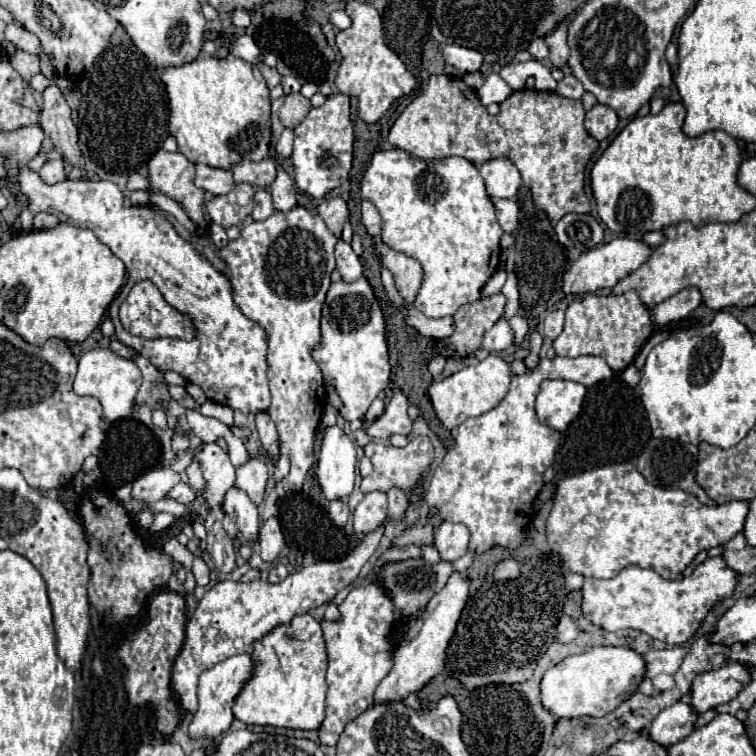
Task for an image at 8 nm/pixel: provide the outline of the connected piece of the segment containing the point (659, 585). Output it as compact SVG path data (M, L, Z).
M721 556L707 558L693 570L691 576L683 580L665 580L651 568L627 566L609 580L585 578L581 588L581 612L591 624L607 632L633 628L655 640L679 646L697 632L715 602L733 594L737 584L735 576L737 574L727 568Z

